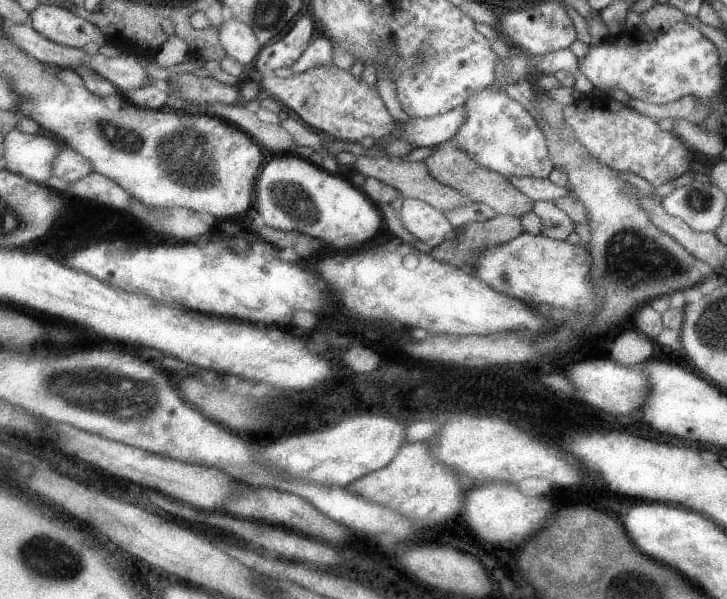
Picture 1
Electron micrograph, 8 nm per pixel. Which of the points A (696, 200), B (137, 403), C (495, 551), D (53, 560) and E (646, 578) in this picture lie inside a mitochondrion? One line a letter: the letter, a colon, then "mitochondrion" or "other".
A: mitochondrion
B: mitochondrion
C: other
D: mitochondrion
E: mitochondrion

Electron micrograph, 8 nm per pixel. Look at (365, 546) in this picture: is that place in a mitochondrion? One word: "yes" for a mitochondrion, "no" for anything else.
no

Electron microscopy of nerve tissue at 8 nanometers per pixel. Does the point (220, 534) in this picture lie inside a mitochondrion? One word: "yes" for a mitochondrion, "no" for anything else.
no

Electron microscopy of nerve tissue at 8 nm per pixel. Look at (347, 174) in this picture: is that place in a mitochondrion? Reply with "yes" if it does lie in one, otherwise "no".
no

